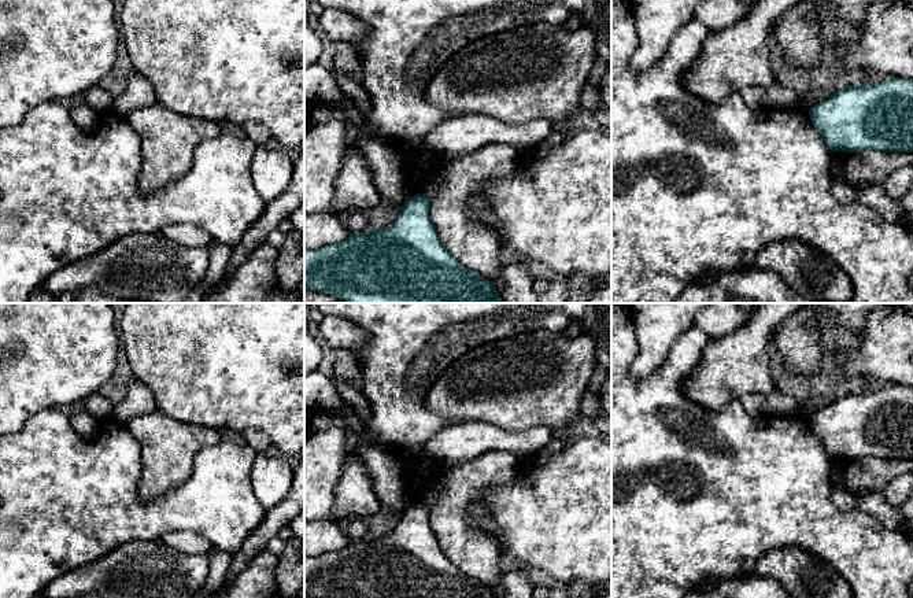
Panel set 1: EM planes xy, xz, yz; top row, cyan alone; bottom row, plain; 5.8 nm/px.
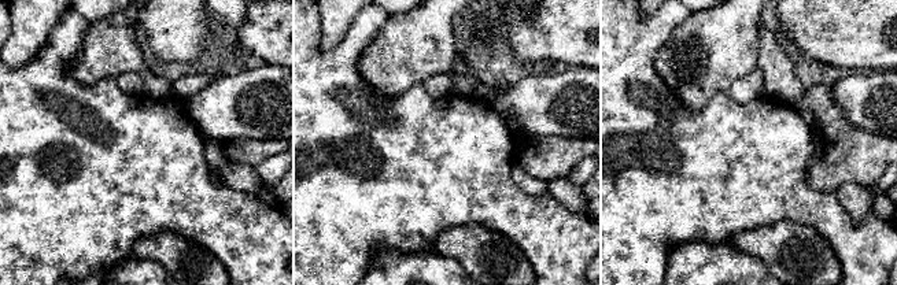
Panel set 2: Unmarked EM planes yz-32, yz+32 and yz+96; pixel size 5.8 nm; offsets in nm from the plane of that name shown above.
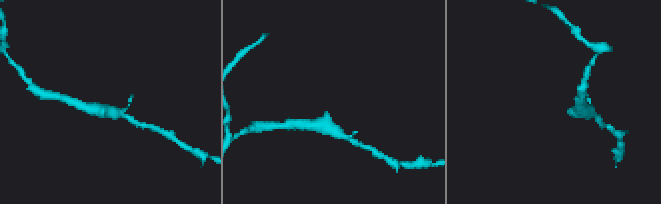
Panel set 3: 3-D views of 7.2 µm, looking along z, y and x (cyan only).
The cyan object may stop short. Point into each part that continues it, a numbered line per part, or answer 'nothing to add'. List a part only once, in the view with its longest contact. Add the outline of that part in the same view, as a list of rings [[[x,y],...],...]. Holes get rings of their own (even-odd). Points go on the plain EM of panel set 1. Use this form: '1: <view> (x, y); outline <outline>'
nothing to add

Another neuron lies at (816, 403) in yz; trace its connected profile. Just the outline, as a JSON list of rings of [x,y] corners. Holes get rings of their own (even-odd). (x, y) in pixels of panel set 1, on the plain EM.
[[[813,398],[809,402],[801,405],[801,409],[812,417],[816,411],[827,407],[832,400],[828,398]]]

